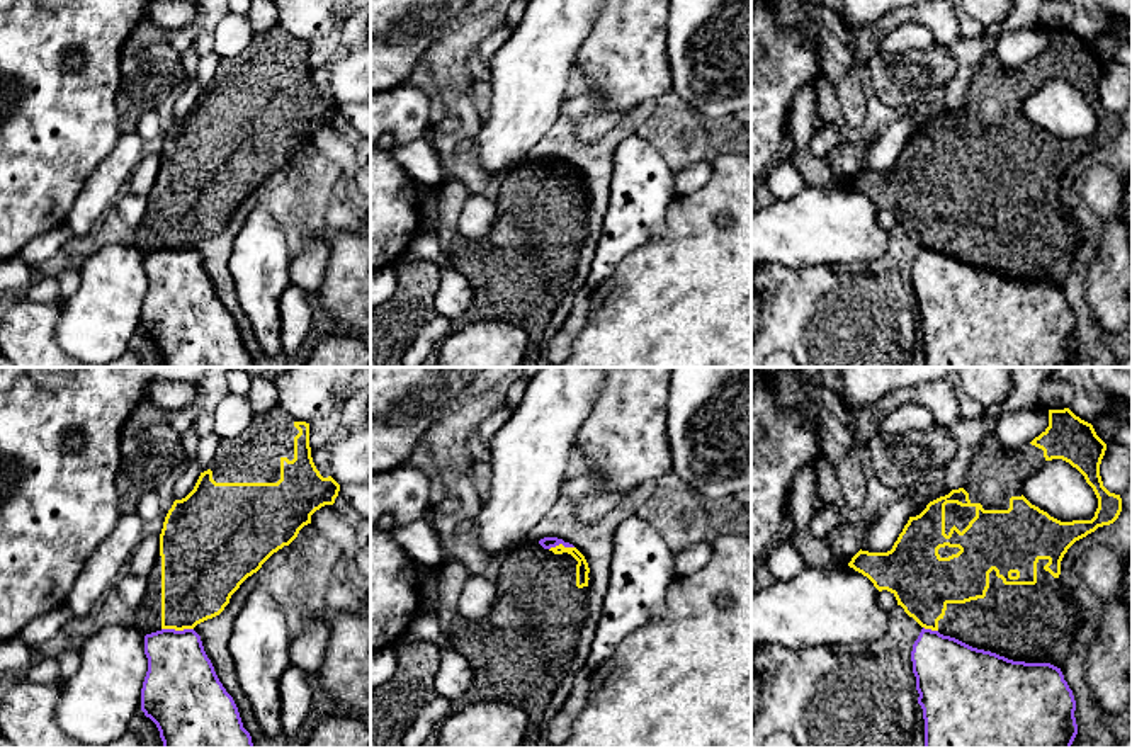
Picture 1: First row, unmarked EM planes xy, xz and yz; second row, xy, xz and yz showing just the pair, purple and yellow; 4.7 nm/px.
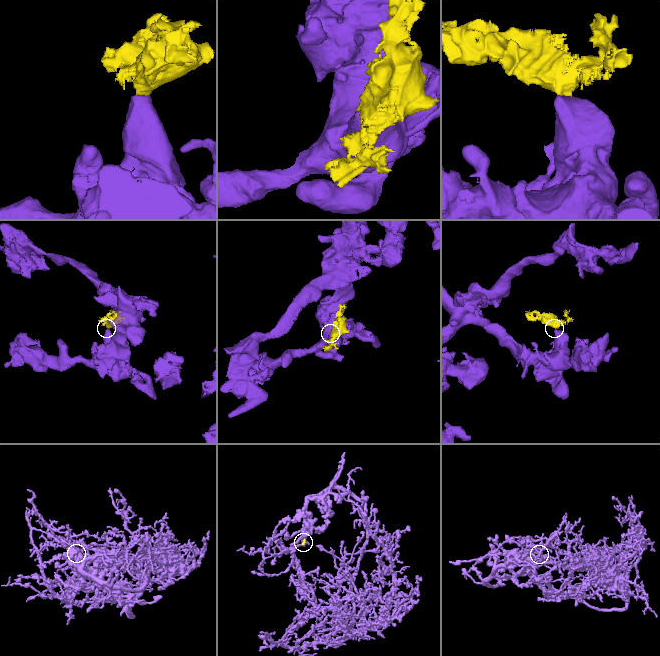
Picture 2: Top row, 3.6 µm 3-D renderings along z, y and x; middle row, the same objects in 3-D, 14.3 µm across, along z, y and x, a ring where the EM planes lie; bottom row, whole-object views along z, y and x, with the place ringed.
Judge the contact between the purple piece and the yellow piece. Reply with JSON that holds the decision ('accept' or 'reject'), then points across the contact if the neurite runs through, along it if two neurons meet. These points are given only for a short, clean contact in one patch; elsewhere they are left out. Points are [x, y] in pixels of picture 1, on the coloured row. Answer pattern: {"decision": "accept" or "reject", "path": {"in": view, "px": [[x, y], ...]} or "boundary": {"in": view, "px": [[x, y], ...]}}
{"decision": "reject", "boundary": {"in": "xy", "px": [[162, 628], [192, 629]]}}

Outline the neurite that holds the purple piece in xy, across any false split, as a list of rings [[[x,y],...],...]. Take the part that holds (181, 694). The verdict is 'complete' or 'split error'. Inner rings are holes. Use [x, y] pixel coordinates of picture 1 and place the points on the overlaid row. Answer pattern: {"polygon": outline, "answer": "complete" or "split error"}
{"polygon": [[[194,629],[146,634],[144,654],[148,672],[141,688],[141,711],[156,724],[163,748],[253,748],[238,707],[219,682]]], "answer": "complete"}

